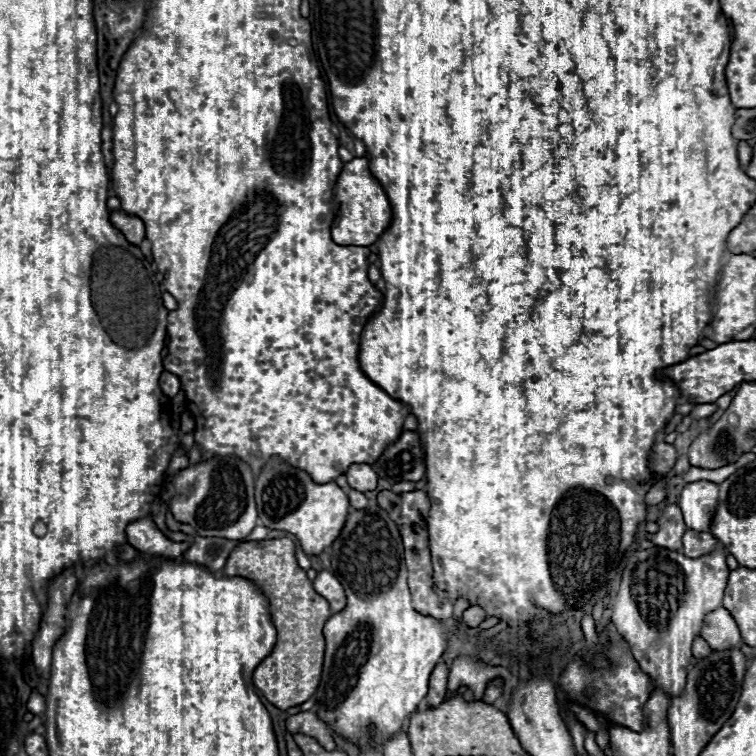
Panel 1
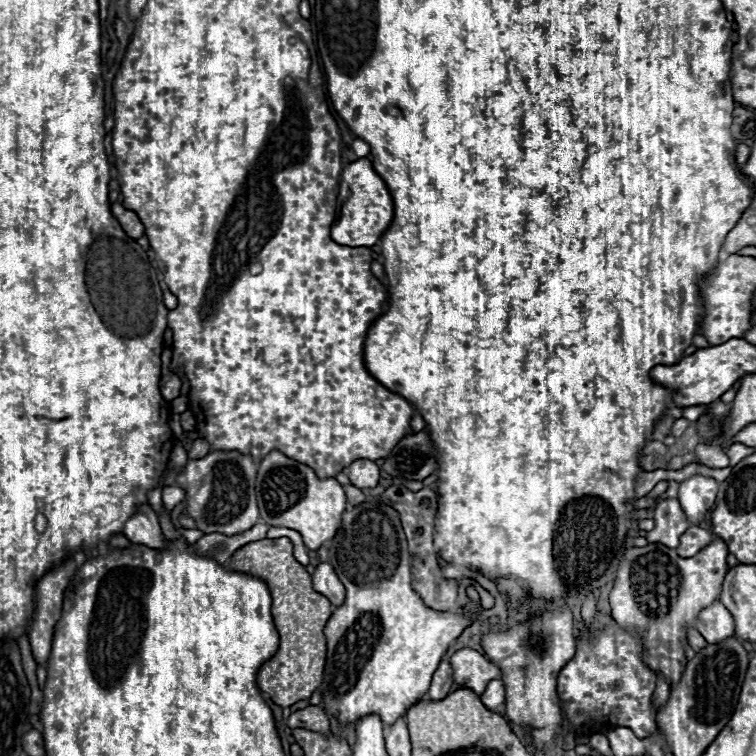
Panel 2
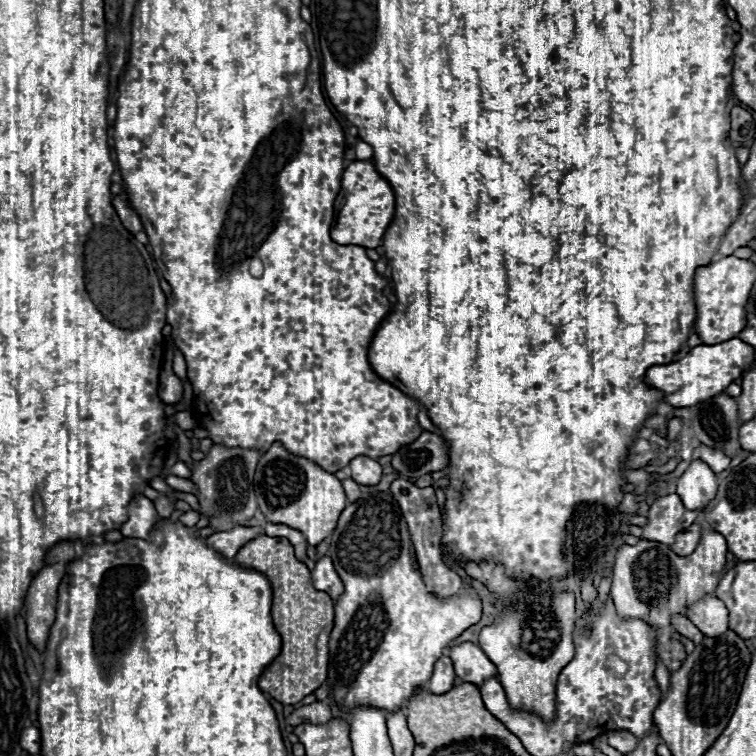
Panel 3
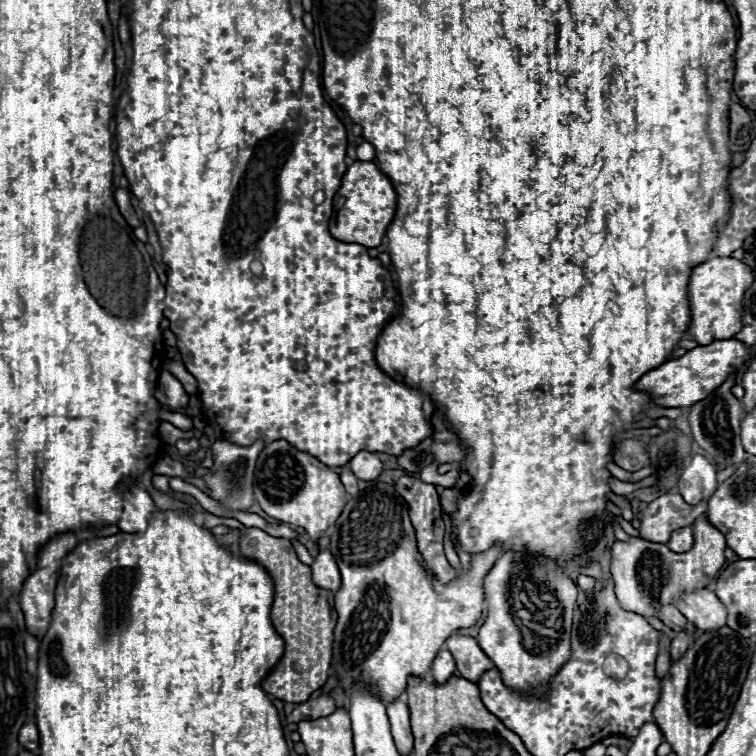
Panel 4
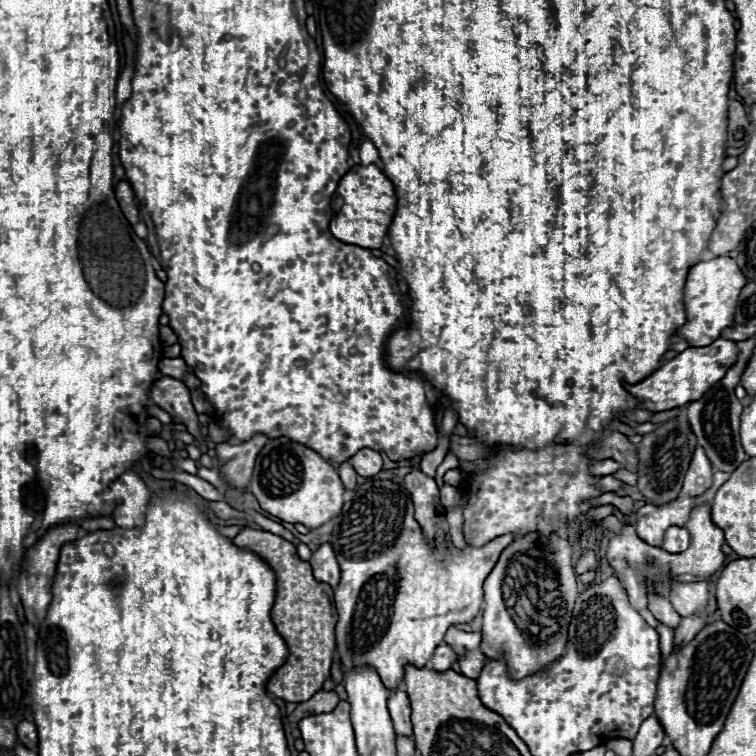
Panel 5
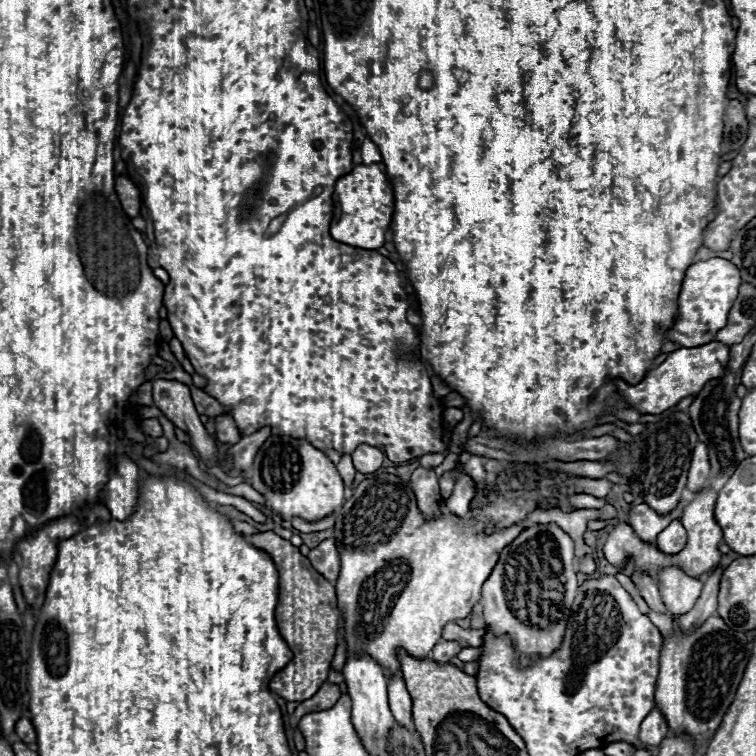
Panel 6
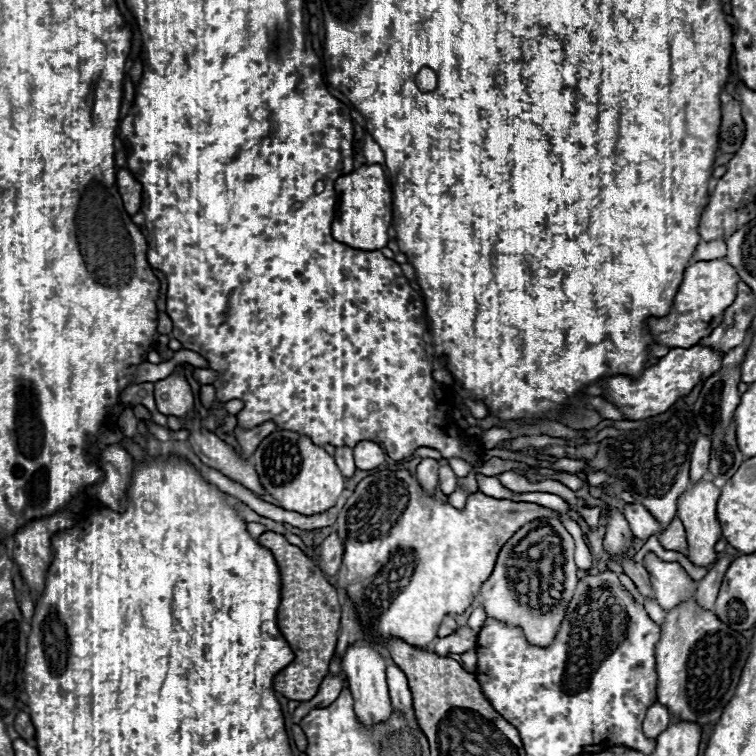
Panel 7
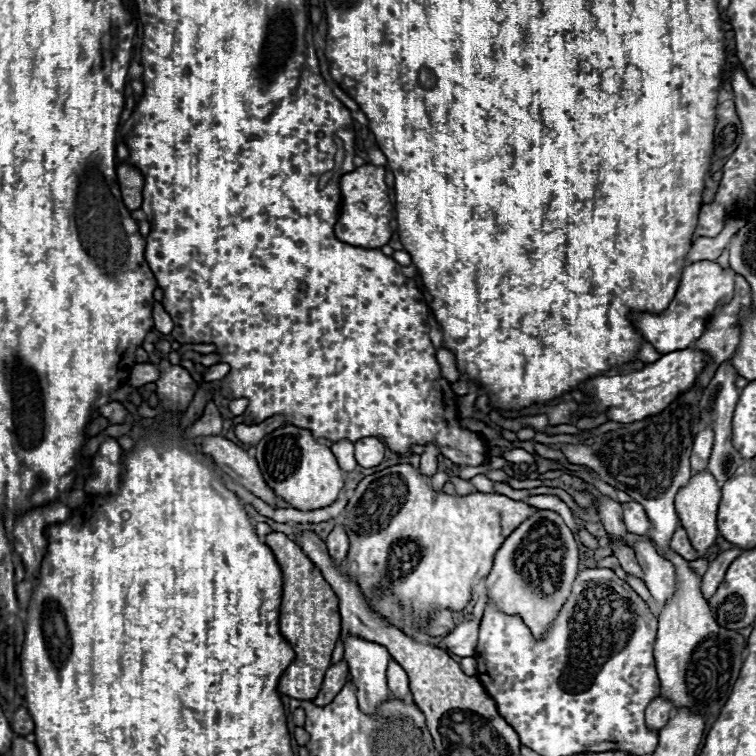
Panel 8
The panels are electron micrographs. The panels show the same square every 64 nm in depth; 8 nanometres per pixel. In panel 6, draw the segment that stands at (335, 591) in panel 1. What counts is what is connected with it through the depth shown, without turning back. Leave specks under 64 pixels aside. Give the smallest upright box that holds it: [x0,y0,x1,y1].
[308,538,340,582]

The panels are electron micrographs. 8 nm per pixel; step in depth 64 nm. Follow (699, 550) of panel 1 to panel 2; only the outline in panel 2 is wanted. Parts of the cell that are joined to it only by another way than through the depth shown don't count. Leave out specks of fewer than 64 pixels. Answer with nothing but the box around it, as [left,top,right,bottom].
[676,526,712,558]

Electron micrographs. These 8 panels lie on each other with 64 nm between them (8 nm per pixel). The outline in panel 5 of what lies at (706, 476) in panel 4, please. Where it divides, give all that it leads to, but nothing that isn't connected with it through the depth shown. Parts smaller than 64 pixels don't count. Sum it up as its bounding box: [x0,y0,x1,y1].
[682,446,712,496]

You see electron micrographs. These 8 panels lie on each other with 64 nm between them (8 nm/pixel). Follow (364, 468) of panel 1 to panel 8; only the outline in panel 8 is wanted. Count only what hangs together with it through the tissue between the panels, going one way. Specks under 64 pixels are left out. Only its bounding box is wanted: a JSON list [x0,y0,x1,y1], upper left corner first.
[354,436,384,468]

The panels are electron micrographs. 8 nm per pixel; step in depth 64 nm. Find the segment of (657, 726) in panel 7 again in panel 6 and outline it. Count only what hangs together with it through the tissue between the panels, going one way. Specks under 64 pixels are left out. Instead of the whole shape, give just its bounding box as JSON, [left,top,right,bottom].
[640,708,668,748]

